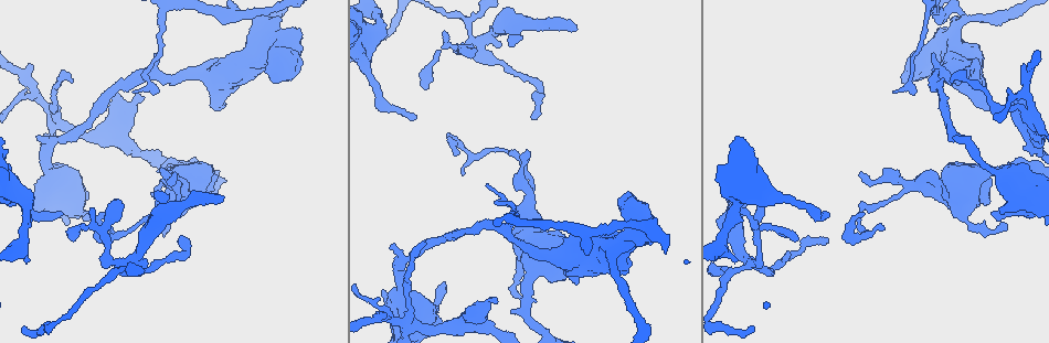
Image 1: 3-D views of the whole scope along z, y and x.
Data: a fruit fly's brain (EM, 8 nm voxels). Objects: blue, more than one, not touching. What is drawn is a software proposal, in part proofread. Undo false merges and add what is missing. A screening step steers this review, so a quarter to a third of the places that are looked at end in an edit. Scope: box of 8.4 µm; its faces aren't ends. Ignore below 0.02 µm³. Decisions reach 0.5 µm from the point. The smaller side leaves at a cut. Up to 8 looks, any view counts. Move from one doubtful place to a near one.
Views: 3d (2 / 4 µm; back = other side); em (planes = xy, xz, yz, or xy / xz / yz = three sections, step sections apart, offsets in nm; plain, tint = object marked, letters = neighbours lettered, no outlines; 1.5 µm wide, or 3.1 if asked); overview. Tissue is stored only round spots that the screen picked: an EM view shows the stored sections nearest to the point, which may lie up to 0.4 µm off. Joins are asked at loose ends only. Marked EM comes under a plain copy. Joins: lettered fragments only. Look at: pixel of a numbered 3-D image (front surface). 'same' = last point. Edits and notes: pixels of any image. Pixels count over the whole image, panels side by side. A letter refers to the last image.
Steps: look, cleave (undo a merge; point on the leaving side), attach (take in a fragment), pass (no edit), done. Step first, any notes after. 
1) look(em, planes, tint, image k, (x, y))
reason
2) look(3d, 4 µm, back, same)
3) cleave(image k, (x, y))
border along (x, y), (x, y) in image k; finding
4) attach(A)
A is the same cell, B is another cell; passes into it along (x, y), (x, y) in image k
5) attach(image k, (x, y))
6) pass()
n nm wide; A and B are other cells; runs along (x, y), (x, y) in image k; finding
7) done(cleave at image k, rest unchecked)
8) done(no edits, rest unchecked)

look(3d, 2 µm, image 1, (515, 217))

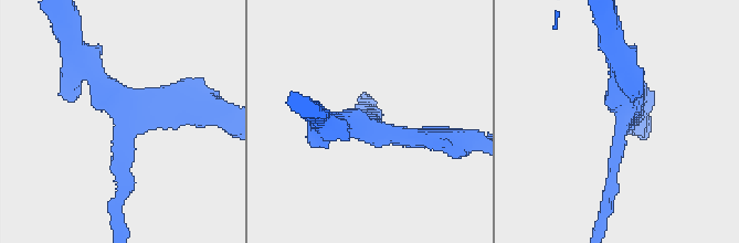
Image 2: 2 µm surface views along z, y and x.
look(em, planes, letters, image 2, (118, 139))

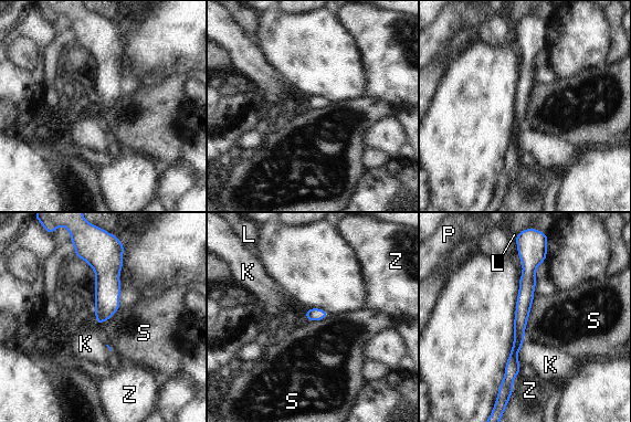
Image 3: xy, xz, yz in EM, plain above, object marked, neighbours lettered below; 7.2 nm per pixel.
pass()
K, L, P, S and Z are other cells; runs along (534, 231), (518, 343), (513, 358) in image 3; continuous, no second neuron

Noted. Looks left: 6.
look(em, planes, tint, image 1, (415, 323))
abrupt turn

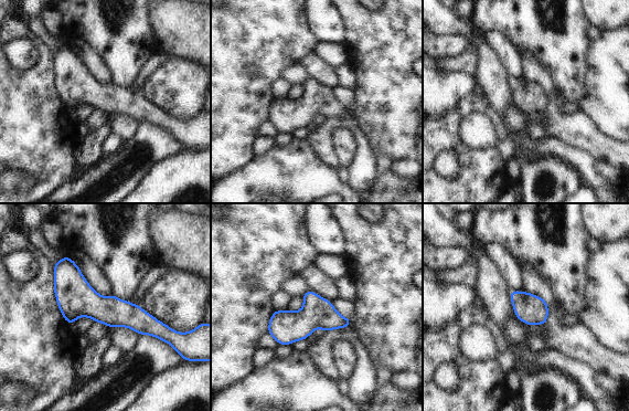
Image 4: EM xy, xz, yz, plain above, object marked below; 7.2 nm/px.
look(em, planes, letters, same)
see the neighbours

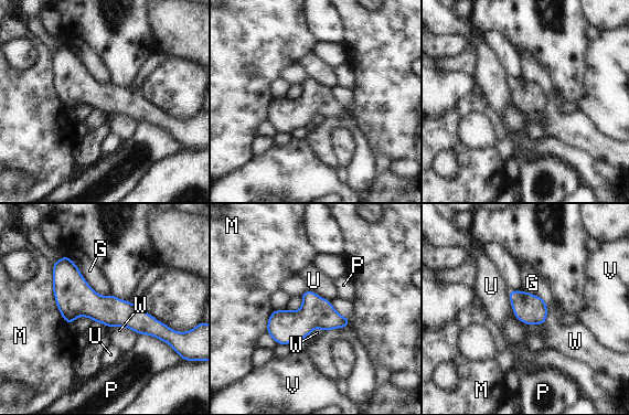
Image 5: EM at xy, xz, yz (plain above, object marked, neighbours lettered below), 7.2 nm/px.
pass()
220 nm wide; G, M, P, U, V and W are other cells; border along (510, 289), (509, 297), (514, 316) in image 5; one neuron here

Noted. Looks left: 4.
look(em, planes, letters, image 1, (382, 289))
stops while still wide

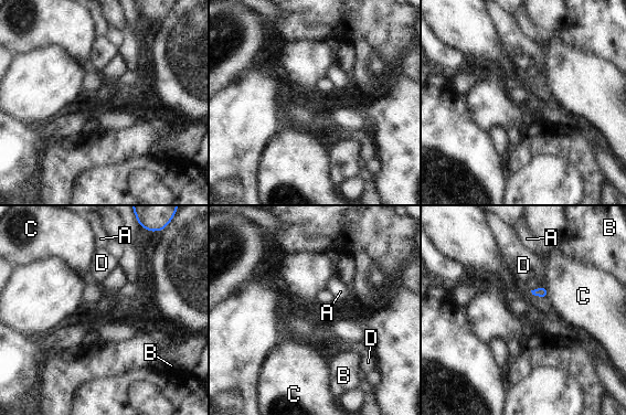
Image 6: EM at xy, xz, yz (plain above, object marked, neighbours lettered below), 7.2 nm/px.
pass()
C touches over 150 nm; A, B, C and D are other cells; border along (531, 290), (543, 286), (549, 297) in image 6; no lettered fragment goes on from it

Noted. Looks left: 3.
done(no edits, rest unchecked)

